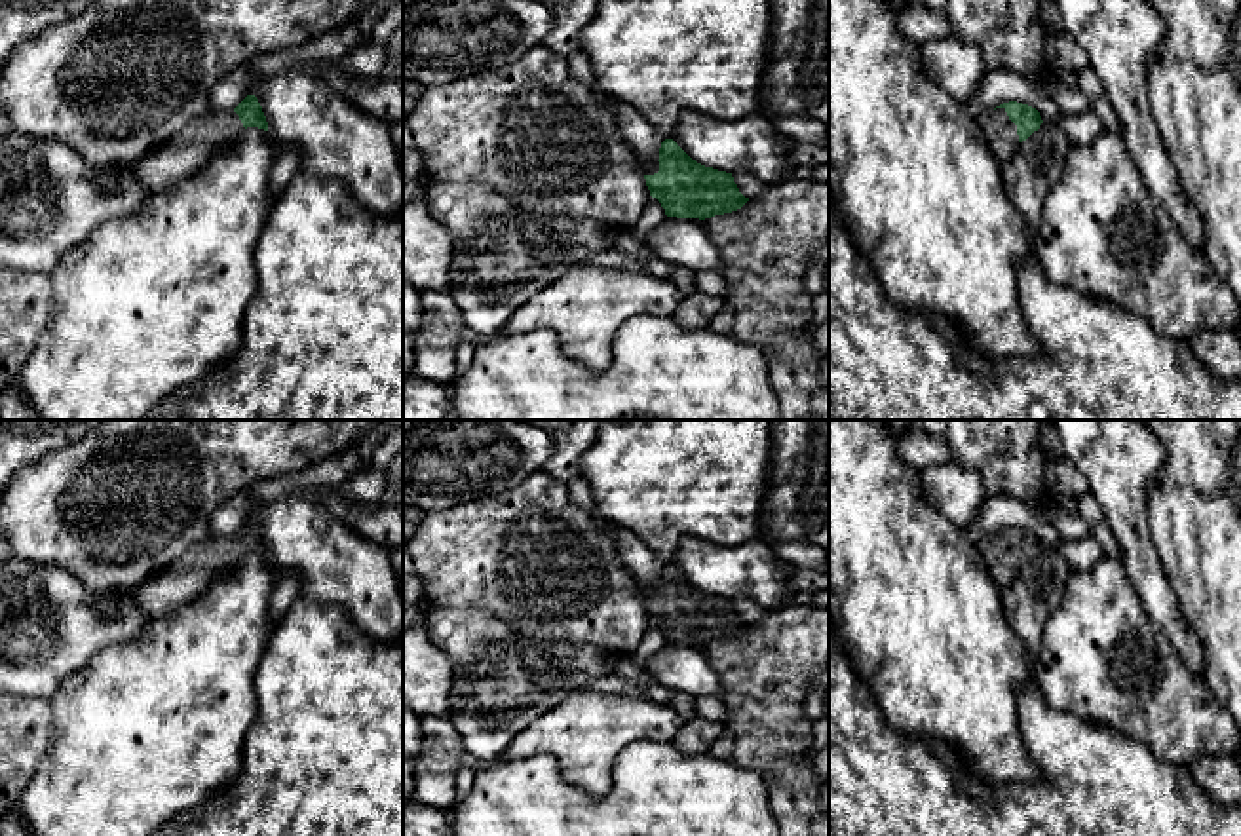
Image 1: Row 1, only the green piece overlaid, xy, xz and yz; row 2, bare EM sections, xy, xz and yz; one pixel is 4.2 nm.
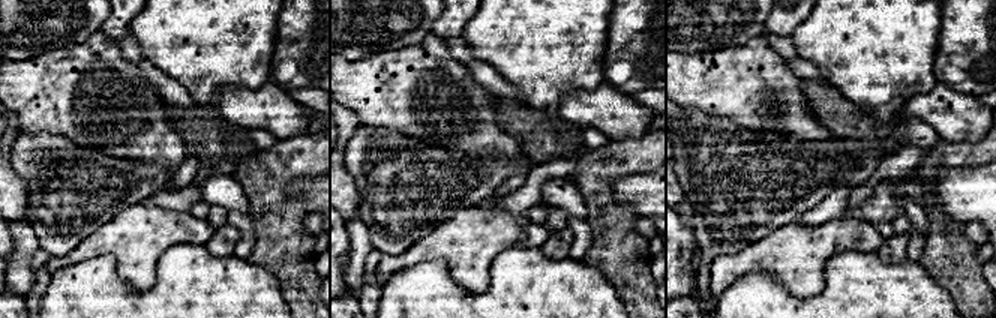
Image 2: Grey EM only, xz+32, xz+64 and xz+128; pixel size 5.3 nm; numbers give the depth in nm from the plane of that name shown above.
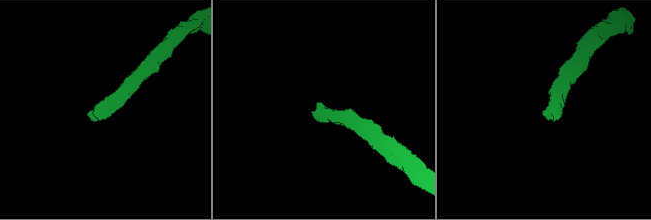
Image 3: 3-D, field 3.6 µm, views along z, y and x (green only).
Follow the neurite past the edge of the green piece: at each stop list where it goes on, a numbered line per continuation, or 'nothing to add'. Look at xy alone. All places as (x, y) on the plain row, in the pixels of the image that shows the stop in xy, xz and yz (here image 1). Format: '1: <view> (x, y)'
1: xy (187, 578)

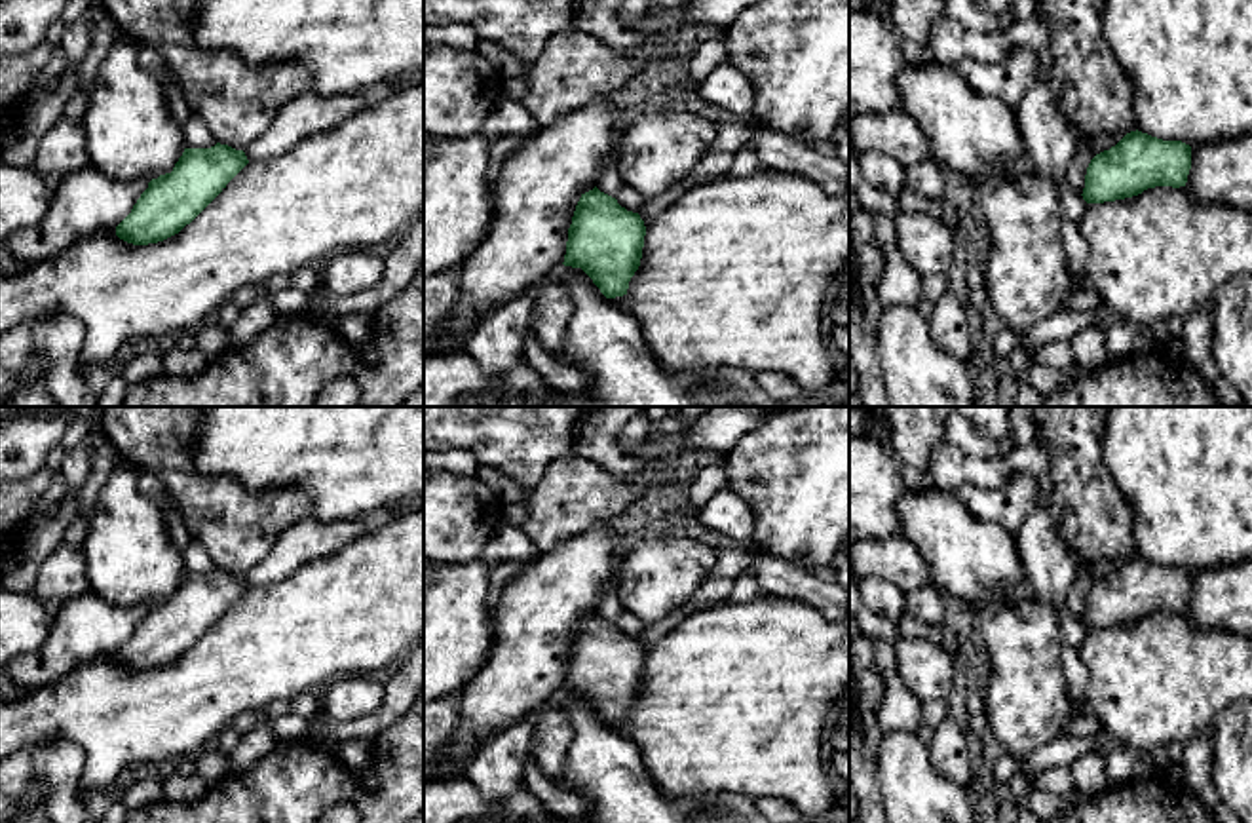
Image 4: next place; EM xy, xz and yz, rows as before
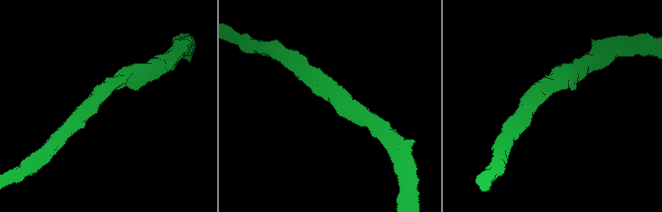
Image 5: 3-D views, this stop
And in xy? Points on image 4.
nothing to add

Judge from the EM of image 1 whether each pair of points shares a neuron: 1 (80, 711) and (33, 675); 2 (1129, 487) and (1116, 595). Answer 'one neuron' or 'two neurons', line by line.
1: two neurons
2: two neurons

